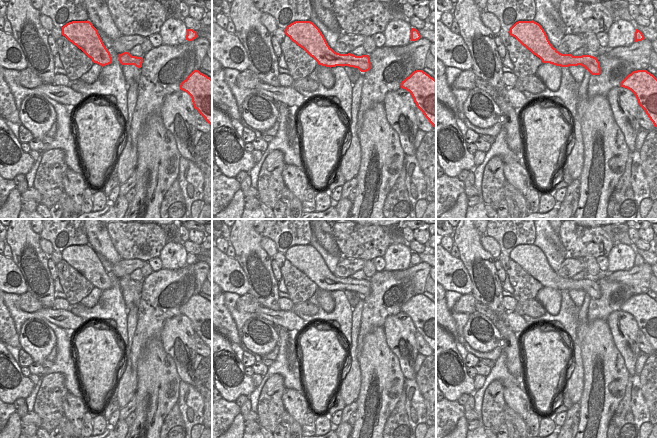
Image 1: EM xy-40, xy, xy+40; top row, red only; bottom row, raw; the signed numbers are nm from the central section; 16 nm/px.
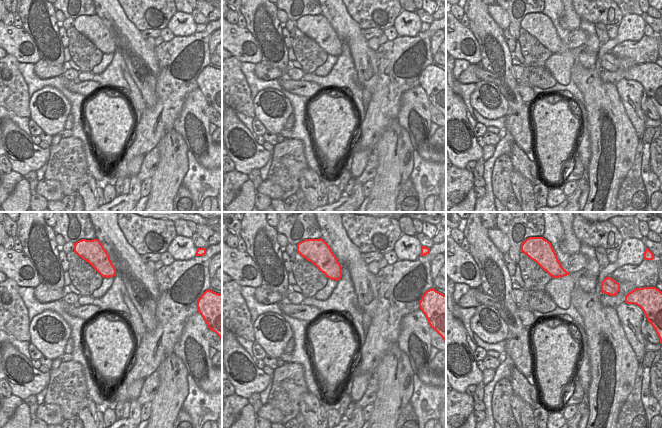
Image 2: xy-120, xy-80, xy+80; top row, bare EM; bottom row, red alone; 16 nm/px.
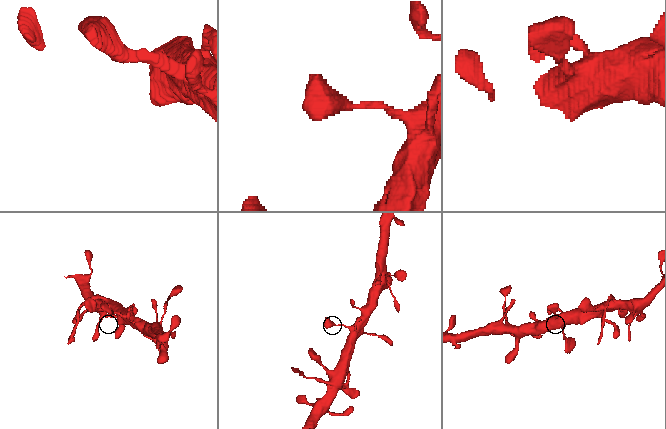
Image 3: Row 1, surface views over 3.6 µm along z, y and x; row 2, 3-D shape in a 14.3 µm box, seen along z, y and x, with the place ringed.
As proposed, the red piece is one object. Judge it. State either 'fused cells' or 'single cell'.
single cell

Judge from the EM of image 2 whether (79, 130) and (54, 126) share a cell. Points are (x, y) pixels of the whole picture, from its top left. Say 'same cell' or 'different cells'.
different cells

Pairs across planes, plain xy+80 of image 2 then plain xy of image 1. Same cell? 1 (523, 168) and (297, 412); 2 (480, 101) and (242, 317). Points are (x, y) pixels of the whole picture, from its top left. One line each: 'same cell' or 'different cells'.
1: same cell
2: different cells

